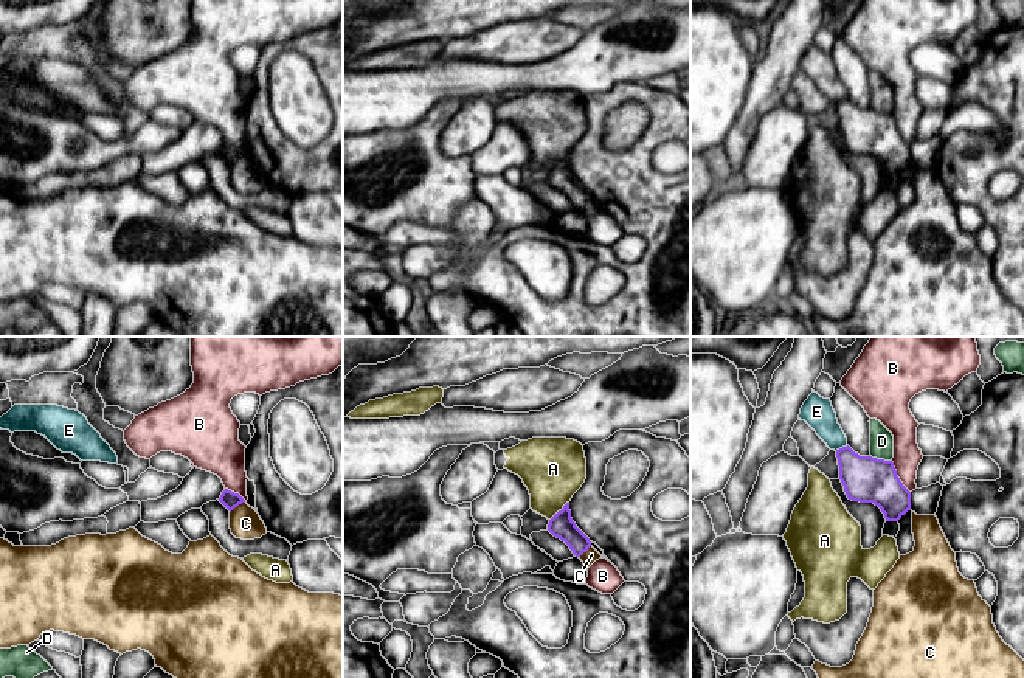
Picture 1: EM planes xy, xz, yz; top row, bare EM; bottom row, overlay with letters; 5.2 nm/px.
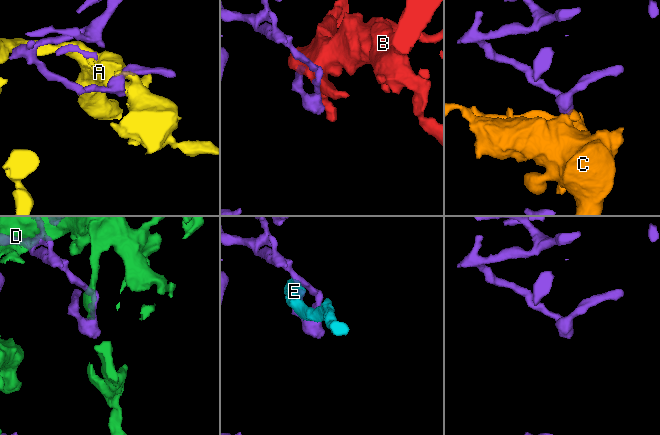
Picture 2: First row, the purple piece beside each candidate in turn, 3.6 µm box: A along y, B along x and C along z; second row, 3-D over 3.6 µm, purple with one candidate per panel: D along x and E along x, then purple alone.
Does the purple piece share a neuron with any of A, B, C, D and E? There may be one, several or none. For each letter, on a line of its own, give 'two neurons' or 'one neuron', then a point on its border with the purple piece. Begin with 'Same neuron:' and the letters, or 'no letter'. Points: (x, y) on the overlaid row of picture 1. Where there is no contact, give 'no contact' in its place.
Same neuron: no letter
A: two neurons; meets purple in xz at (559, 511)
B: two neurons; meets purple in yz at (897, 477)
C: two neurons; meets purple in xy at (238, 505)
D: two neurons; meets purple in yz at (882, 460)
E: two neurons; meets purple in yz at (843, 447)

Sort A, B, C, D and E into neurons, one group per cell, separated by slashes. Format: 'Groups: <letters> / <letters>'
Groups: A / B / C / D / E

